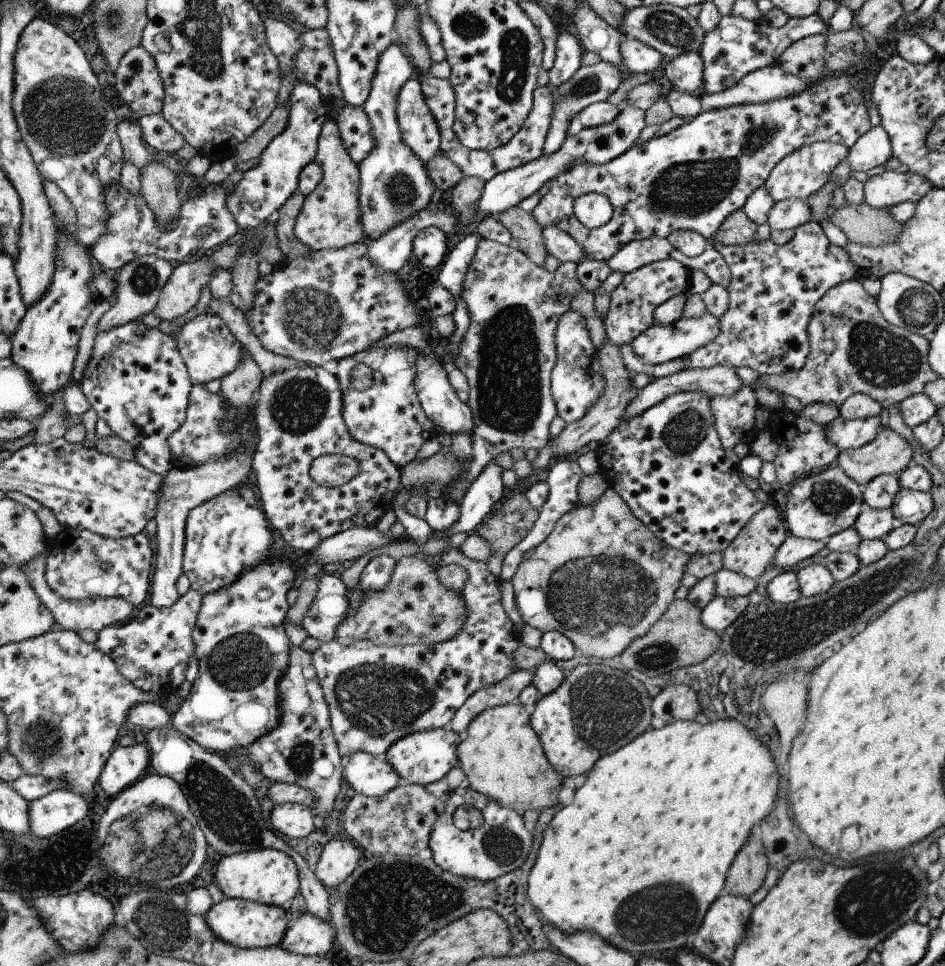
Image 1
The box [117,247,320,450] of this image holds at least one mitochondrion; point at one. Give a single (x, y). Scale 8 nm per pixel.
(143, 280)

